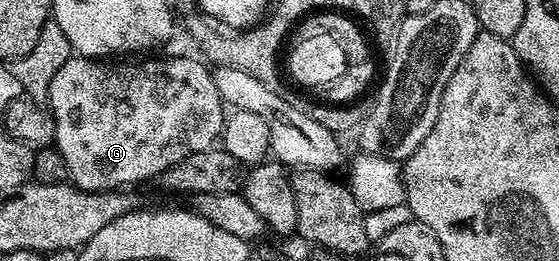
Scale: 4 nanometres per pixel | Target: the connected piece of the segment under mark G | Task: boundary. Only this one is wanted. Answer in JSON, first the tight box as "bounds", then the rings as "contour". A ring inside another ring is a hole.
{"bounds":[47,56,226,190],"contour":[[[73,56],[50,80],[47,109],[56,125],[54,148],[66,160],[71,185],[80,190],[132,188],[135,182],[155,180],[166,168],[174,168],[178,160],[186,160],[194,152],[213,149],[212,141],[221,137],[226,107],[218,96],[212,70],[199,57],[152,57],[156,56],[145,57],[145,62],[124,60],[121,66],[111,66],[108,60]]]}

